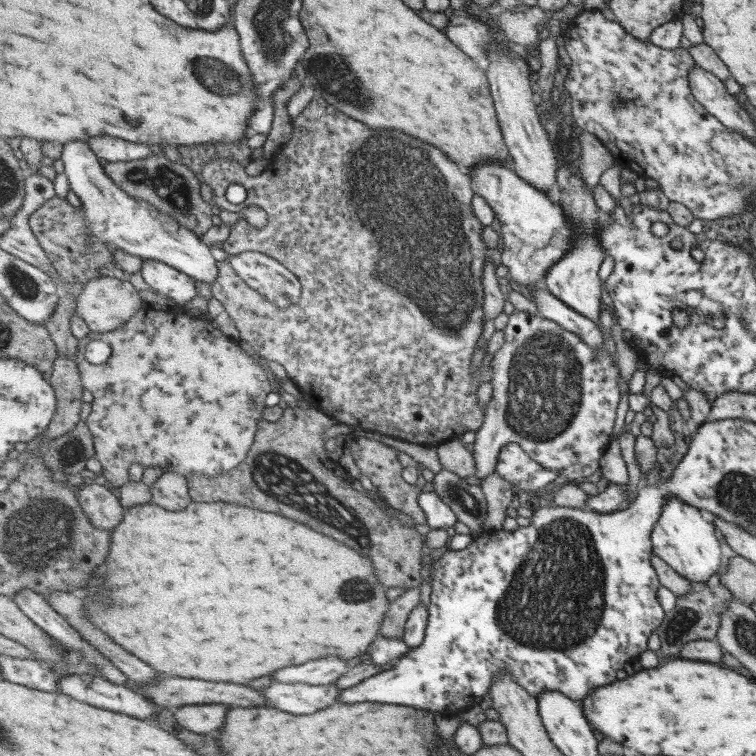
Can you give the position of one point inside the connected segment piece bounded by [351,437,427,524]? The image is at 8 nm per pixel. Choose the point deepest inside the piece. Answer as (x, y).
(380, 463)

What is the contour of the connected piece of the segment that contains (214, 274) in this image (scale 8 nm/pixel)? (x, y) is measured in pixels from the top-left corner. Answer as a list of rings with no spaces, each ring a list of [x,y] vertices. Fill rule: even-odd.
[[[73,140],[64,145],[62,154],[62,162],[64,163],[64,174],[68,177],[70,190],[80,199],[82,210],[84,212],[84,220],[89,225],[89,230],[93,236],[97,236],[99,240],[109,245],[112,250],[123,250],[129,252],[133,256],[138,256],[144,261],[159,260],[177,268],[181,272],[192,276],[197,281],[209,282],[211,284],[219,279],[220,264],[218,260],[213,258],[209,245],[201,240],[200,236],[191,229],[185,228],[176,218],[160,212],[153,203],[133,197],[125,192],[120,185],[113,181],[104,169],[104,162],[97,153],[93,152],[90,144],[83,140]]]

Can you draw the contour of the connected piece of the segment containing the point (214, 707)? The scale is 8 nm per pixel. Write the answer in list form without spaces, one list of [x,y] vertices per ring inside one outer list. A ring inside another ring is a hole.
[[[227,704],[185,705],[174,716],[187,730],[207,734],[211,730],[220,731],[230,709]]]

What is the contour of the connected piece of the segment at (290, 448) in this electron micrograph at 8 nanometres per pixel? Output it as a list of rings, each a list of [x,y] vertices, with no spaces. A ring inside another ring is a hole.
[[[297,406],[285,409],[278,421],[261,420],[258,424],[254,446],[247,459],[237,468],[218,476],[186,476],[193,500],[215,503],[217,500],[227,498],[231,502],[235,494],[235,498],[245,506],[265,510],[265,512],[274,512],[287,516],[291,520],[303,522],[311,528],[317,528],[317,532],[333,536],[335,540],[341,540],[343,544],[359,550],[361,555],[367,556],[375,564],[377,576],[385,588],[395,588],[395,586],[405,589],[421,588],[421,568],[426,552],[424,537],[414,527],[410,528],[408,524],[403,525],[395,517],[387,514],[363,492],[352,488],[346,475],[325,456],[327,438],[323,437],[323,431],[337,424],[339,422],[330,416],[329,412],[315,406],[307,410]]]

